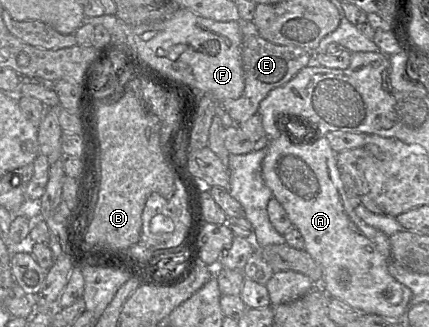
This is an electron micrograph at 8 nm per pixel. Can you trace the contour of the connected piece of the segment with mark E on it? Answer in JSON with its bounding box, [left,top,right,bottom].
[221,19,312,125]

